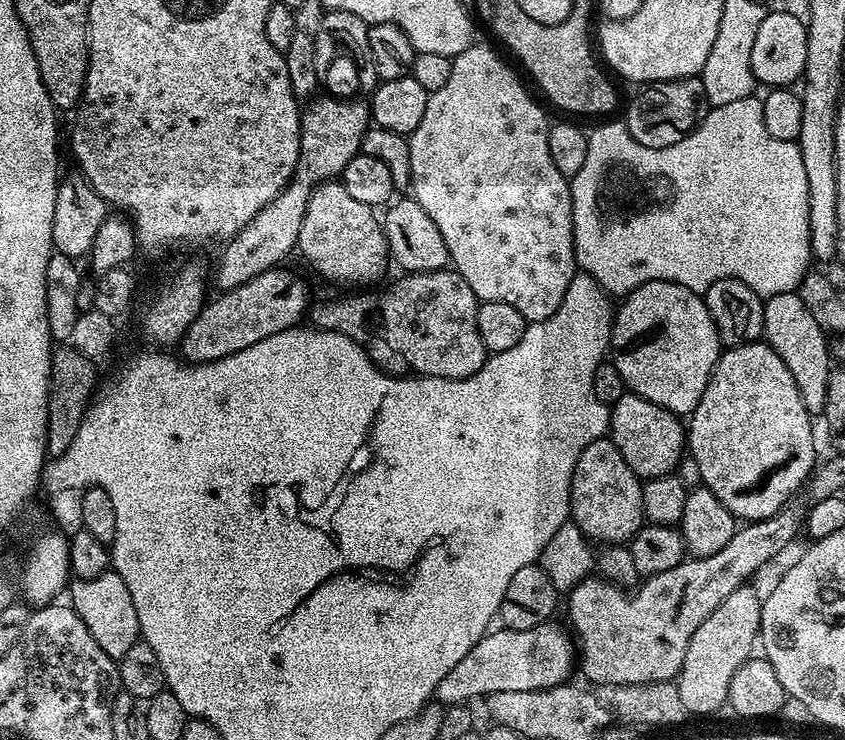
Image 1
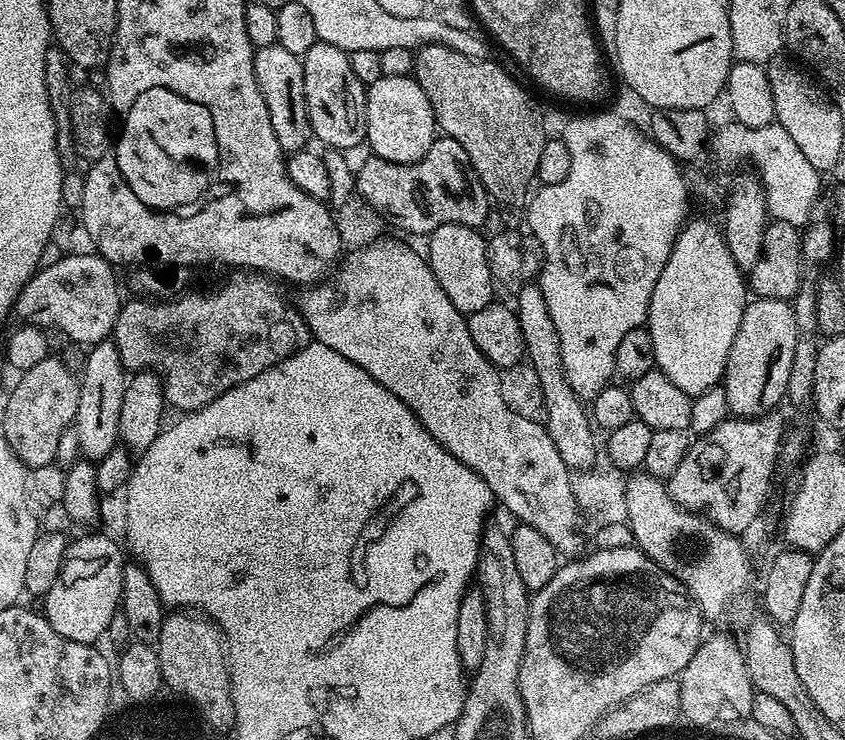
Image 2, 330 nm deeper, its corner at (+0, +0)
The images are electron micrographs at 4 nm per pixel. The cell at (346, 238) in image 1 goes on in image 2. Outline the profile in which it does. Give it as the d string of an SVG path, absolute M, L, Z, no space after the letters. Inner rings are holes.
M271 44L255 49L254 74L258 82L258 90L262 90L262 98L270 110L270 126L274 126L274 138L278 138L278 146L286 154L303 152L313 143L314 137L310 126L310 114L306 110L306 82L304 81L303 59L290 50L285 50L280 44Z

